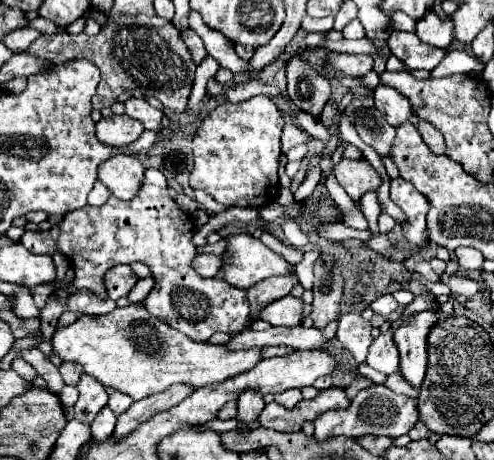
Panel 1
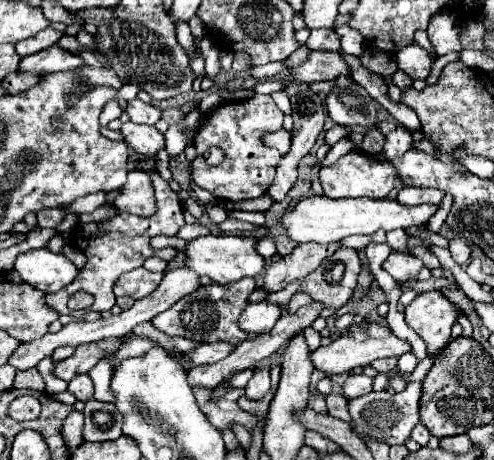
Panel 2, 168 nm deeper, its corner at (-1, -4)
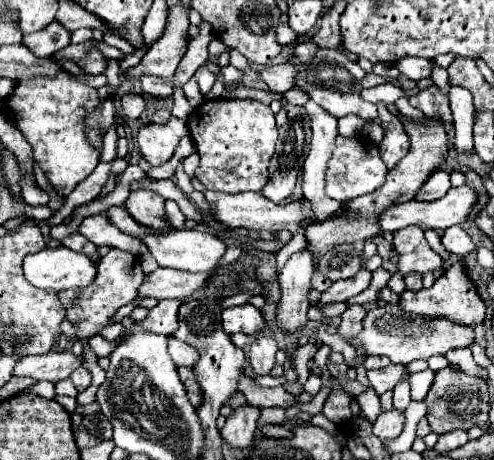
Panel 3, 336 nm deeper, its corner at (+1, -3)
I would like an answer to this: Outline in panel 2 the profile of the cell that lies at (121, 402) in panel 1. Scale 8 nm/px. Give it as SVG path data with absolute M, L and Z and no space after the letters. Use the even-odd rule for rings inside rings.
M100 360L88 374L94 384L95 400L101 402L115 403L116 397L111 390L112 366Z

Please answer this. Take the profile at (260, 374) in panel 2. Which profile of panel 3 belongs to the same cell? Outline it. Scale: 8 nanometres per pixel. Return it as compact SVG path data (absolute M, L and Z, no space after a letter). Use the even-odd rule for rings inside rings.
M256 337L248 351L248 361L254 369L254 375L268 375L274 367L274 355L278 351L278 343L274 337Z

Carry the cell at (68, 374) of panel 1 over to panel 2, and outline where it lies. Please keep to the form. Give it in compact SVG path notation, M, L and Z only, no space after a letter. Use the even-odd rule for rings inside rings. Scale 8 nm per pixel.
M120 338L78 346L74 356L70 356L54 366L54 374L66 382L70 382L76 374L86 374L102 358L102 354L114 352L114 348L118 348L118 340Z

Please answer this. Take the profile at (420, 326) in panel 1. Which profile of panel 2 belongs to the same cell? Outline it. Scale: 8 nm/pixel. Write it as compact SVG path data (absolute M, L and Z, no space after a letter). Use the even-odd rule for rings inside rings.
M440 292L420 294L404 310L406 324L426 342L428 356L436 356L446 348L458 312L460 310Z

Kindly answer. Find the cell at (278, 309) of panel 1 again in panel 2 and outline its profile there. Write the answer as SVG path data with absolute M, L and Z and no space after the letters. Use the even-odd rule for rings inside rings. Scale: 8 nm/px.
M262 300L256 304L248 304L246 310L242 312L238 324L246 332L262 334L262 332L268 332L276 320L278 320L278 304L270 304L266 300Z

